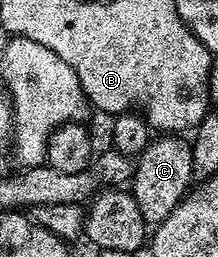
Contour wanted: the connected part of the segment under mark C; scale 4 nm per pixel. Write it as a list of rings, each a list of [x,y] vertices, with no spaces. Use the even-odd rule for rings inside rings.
[[[160,134],[156,137],[140,153],[130,181],[132,197],[138,202],[138,210],[142,210],[142,218],[148,226],[163,222],[180,201],[189,195],[188,187],[194,183],[191,143],[176,134]]]

